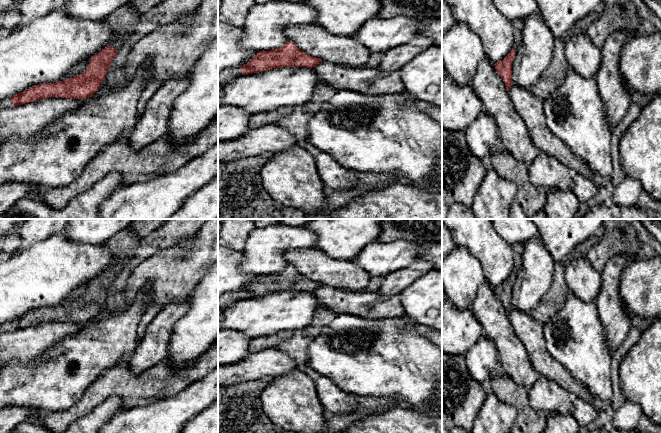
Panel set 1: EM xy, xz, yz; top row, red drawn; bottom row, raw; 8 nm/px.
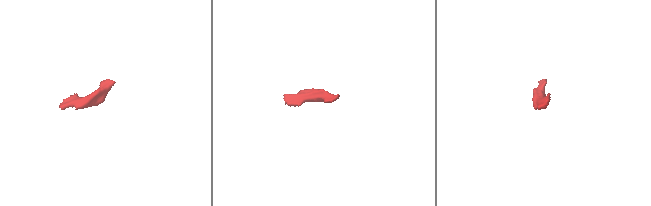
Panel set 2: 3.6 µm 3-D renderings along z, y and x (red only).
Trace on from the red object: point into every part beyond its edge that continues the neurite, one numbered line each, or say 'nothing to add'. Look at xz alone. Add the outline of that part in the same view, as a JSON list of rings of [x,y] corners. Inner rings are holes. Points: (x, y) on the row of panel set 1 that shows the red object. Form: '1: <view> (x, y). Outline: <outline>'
1: xz (229, 74). Outline: [[[240,67],[227,68],[218,72],[218,82],[224,84],[230,82],[240,76],[243,76],[243,72]]]

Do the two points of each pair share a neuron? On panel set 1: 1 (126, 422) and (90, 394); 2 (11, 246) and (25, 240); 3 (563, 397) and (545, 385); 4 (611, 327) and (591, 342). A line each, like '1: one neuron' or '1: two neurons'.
1: two neurons
2: two neurons
3: one neuron
4: two neurons

